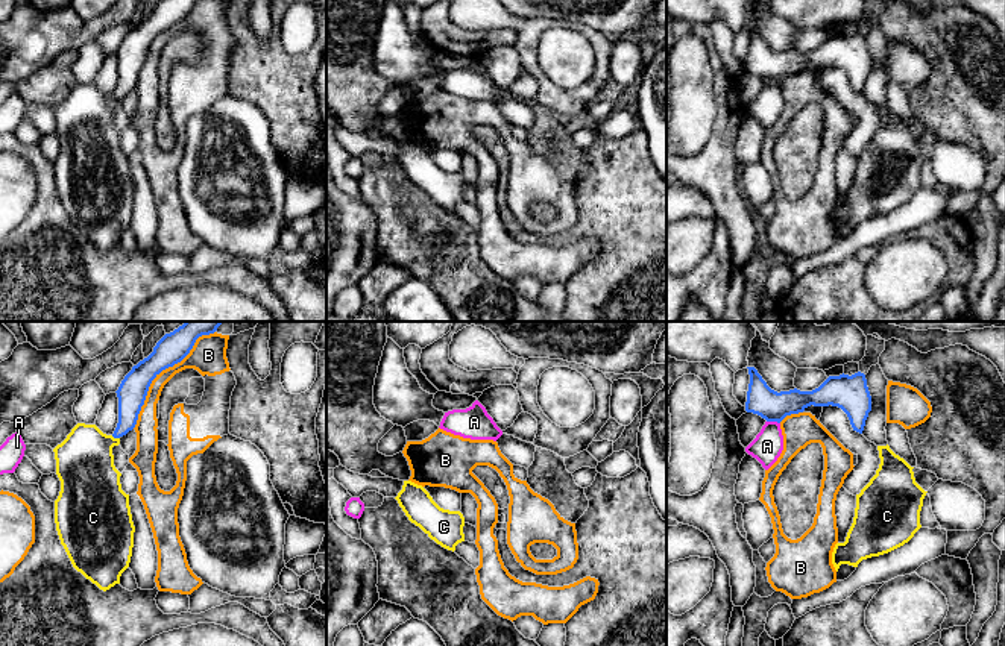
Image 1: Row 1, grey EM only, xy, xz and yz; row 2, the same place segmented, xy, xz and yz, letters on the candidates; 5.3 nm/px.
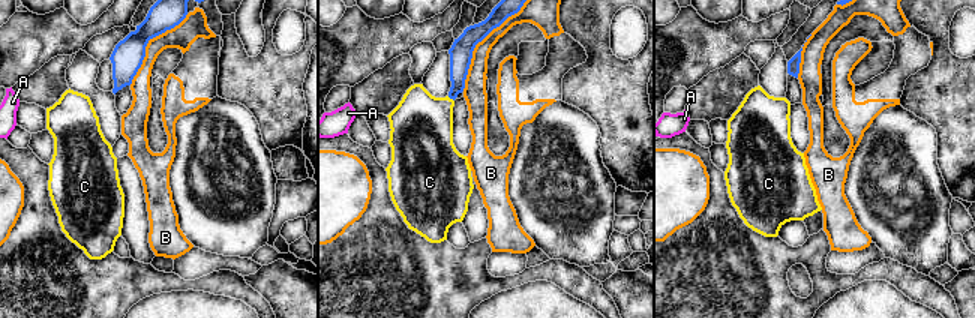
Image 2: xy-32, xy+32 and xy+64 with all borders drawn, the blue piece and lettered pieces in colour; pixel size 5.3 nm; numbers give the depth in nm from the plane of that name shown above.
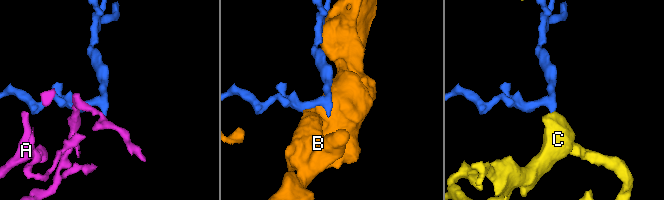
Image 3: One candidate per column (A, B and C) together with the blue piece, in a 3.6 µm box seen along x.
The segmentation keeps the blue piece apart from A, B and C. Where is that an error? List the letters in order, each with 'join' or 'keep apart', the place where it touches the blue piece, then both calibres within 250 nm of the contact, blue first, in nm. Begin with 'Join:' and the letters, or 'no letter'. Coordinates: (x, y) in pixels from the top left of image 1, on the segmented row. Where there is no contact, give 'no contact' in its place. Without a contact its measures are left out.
Join: C
A: keep apart | yz (773, 420) | 160/160 nm
B: keep apart | xy (161, 370) | 160/170 nm
C: join | xy (116, 437) | 150/300 nm

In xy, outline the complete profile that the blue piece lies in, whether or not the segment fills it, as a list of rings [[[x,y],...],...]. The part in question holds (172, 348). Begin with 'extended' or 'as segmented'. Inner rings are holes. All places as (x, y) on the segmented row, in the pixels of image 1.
extended | [[[185,321],[165,334],[115,391],[118,423],[114,434],[77,423],[53,449],[61,481],[55,500],[61,544],[73,567],[103,591],[120,584],[121,573],[129,567],[135,532],[129,494],[121,490],[112,447],[135,428],[152,381],[181,362],[199,337],[214,334],[222,323]]]

